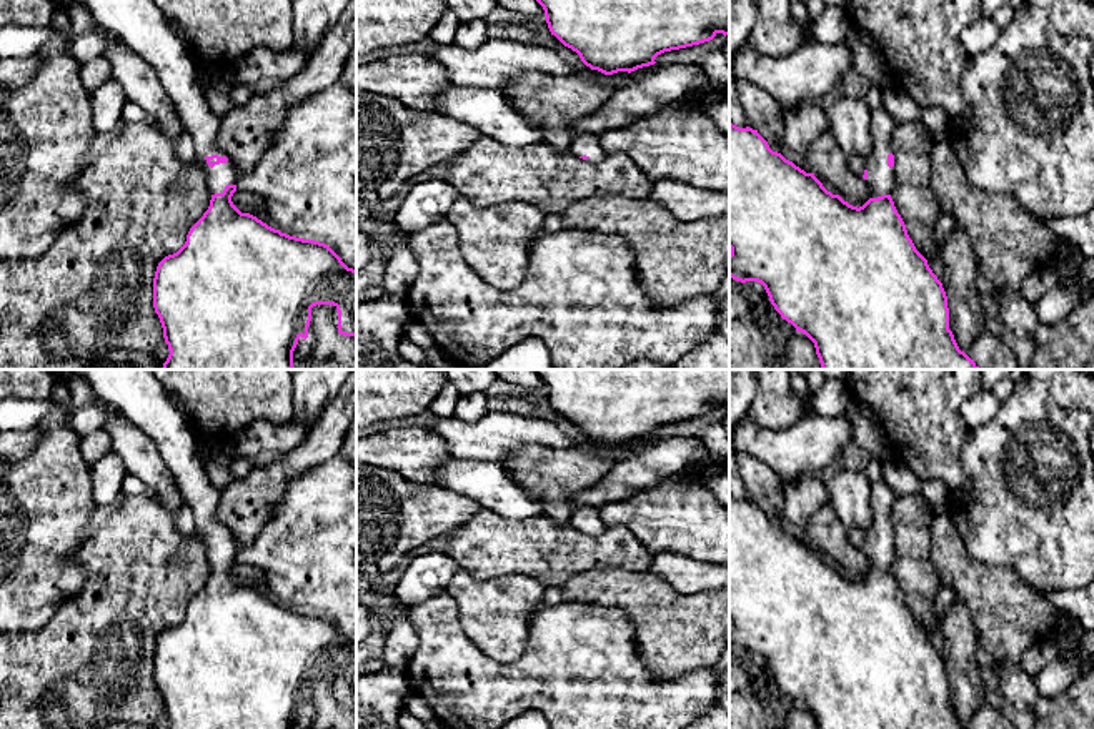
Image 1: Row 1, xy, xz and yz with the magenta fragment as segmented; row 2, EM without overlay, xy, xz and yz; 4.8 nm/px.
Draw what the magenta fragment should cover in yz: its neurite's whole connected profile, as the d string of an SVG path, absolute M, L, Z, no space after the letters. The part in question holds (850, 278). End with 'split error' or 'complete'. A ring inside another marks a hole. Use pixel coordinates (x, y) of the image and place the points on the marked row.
M884 107L873 110L874 146L863 175L869 185L869 200L858 208L844 201L839 195L828 191L814 173L806 173L781 153L773 151L758 130L749 126L739 128L729 120L729 276L741 283L761 283L781 318L814 343L823 369L981 369L974 360L959 350L949 330L949 308L942 283L929 268L927 260L916 250L891 198L894 188L894 155L891 151L894 123Z | split error

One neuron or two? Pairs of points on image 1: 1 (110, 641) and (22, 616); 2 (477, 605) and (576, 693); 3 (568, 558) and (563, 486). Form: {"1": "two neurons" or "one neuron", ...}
{"1": "two neurons", "2": "two neurons", "3": "two neurons"}

